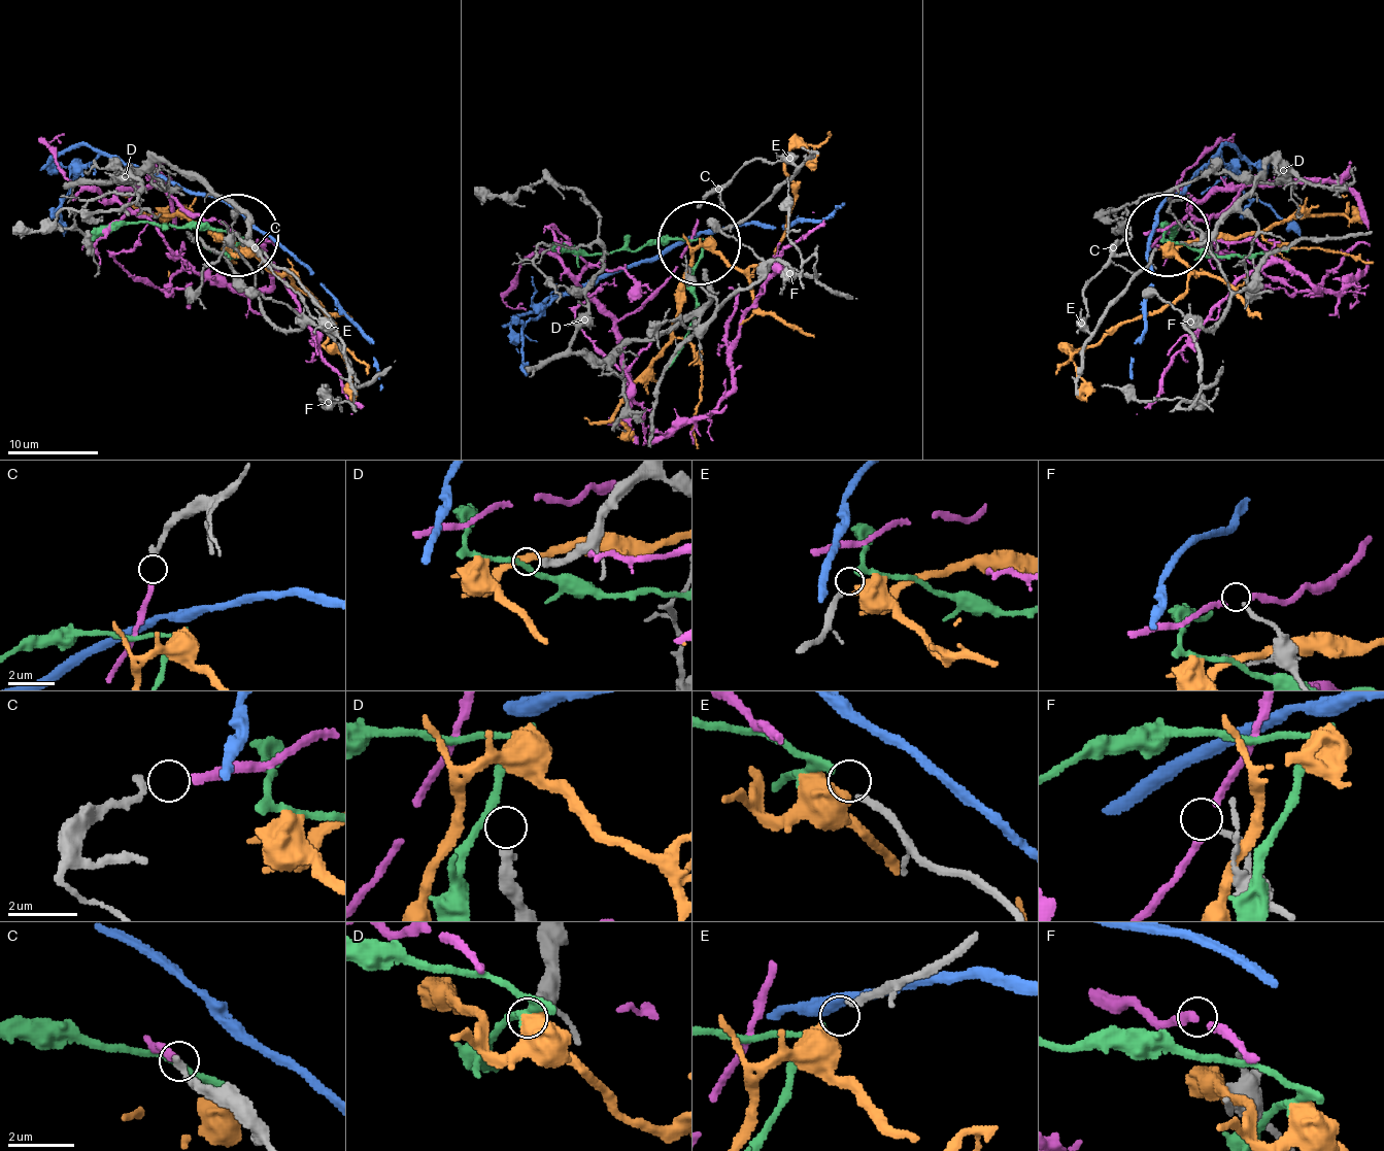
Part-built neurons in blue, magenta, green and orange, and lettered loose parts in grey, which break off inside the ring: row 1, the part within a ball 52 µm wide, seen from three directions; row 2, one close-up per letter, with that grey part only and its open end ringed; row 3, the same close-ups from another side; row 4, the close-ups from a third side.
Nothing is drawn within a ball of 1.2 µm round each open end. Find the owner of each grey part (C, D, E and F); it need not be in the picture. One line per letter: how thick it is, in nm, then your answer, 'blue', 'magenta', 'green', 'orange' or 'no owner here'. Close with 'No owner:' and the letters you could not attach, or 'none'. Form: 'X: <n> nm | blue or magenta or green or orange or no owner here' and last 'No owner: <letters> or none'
C: 200 nm | magenta
D: 340 nm | no owner here
E: 200 nm | green
F: 180 nm | no owner here
No owner: D, F

